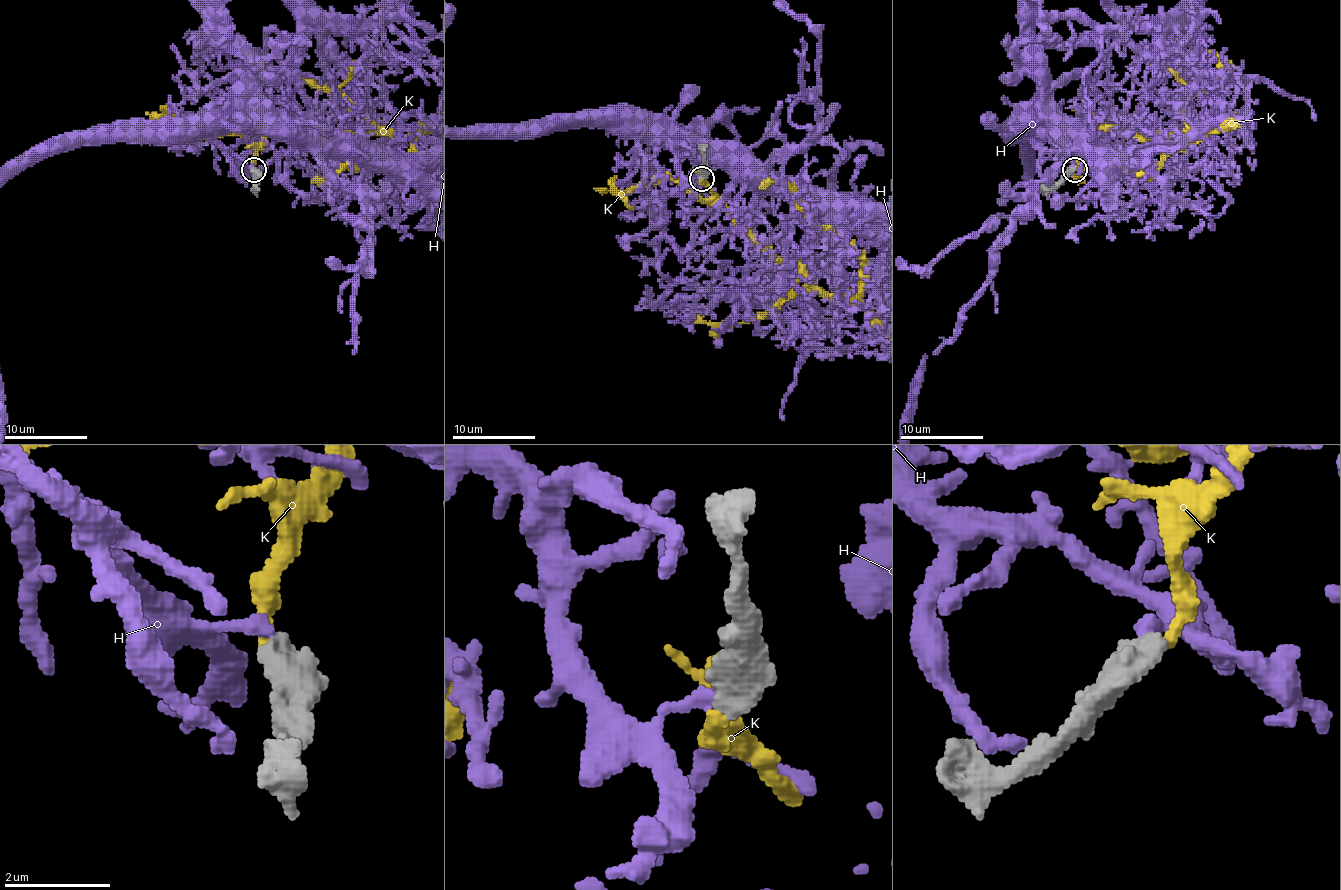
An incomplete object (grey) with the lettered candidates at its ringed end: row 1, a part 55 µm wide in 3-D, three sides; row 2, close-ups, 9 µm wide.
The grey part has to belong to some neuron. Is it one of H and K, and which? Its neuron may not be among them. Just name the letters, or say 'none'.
K

